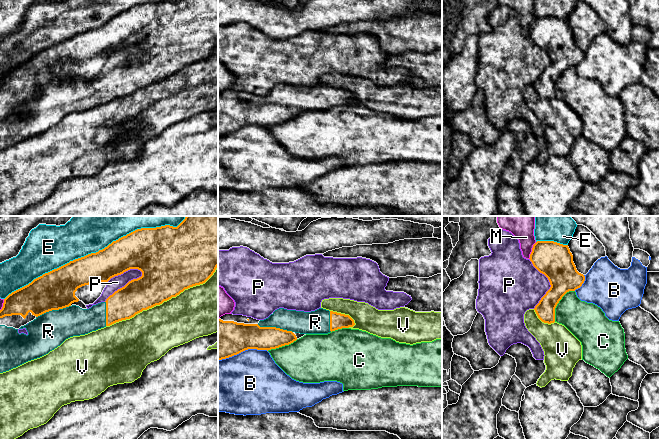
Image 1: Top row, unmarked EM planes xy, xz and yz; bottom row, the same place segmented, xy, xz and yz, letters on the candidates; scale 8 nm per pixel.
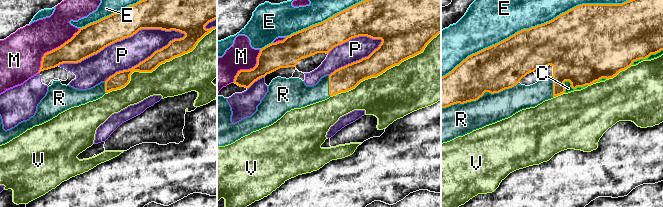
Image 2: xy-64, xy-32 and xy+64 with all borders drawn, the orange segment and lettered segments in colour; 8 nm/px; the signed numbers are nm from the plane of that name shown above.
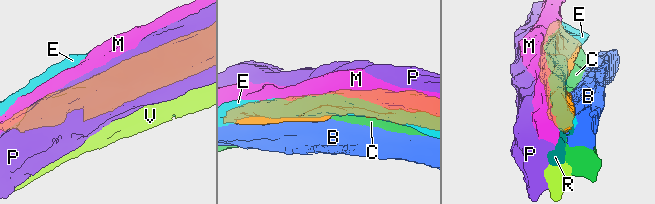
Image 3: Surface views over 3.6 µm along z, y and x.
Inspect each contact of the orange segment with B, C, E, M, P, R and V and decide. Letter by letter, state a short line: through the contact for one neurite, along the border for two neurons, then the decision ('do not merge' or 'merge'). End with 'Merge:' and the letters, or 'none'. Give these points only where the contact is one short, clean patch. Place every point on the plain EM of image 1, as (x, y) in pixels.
B: do not merge
C: do not merge
E: do not merge
M: do not merge
P: do not merge
R: merge
V: do not merge
Merge: R

